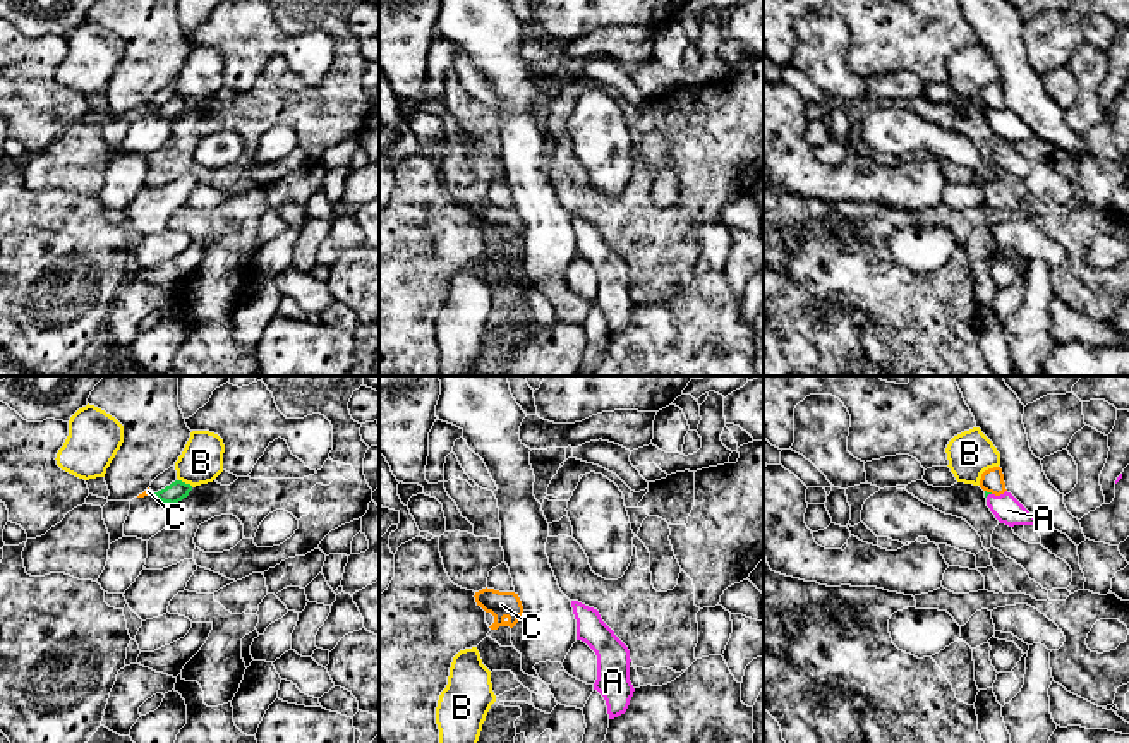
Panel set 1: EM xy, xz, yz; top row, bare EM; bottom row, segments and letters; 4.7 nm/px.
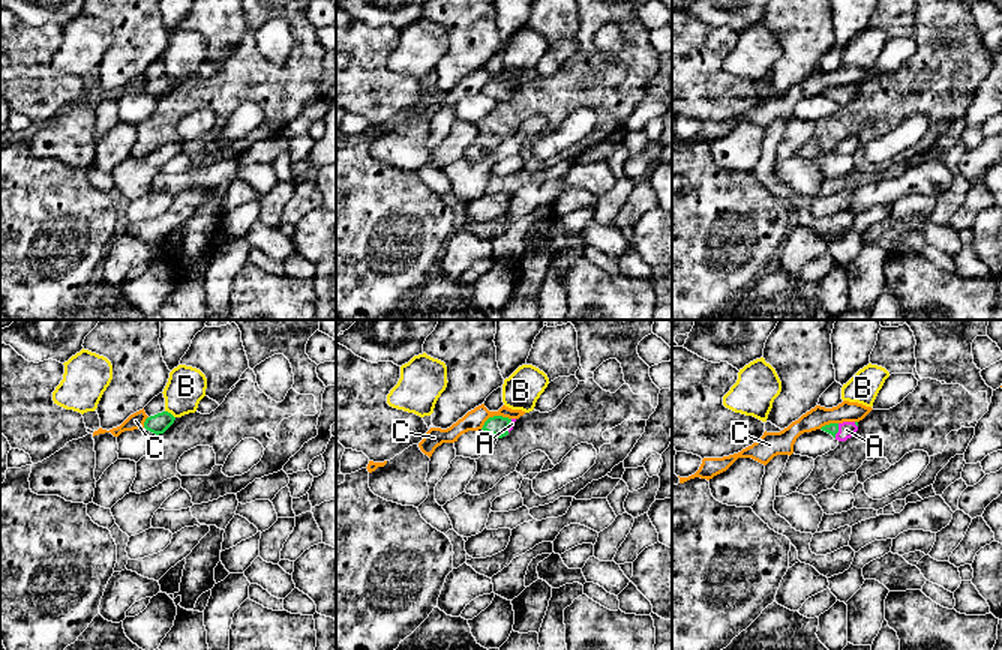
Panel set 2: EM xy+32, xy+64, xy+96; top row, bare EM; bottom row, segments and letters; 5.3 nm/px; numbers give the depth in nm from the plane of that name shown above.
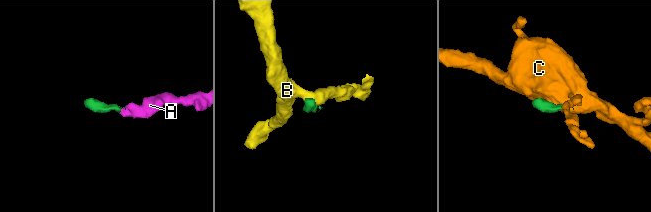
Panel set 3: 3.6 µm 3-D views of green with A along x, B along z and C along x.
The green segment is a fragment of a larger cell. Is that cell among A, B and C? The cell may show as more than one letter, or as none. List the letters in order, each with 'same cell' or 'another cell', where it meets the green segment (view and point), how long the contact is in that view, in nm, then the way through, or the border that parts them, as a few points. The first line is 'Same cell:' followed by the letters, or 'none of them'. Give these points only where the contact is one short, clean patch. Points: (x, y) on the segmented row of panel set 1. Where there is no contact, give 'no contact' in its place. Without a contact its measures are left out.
Same cell: A
A: same cell; meets green in yz at (987, 495); contact 40 nm long; runs through yz (985, 491), (987, 495), (1008, 510)
B: another cell; meets green in xy at (184, 483); contact 80 nm long; border along xy (179, 479), (193, 486)
C: another cell; meets green in yz at (989, 493); contact 40 nm long; border along yz (985, 489), (992, 493)

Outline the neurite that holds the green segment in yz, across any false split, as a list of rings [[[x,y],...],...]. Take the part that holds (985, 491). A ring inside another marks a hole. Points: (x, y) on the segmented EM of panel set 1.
[[[985,491],[987,506],[1000,523],[1014,525],[1036,525],[1036,518],[1029,513],[1011,492],[995,496]]]

